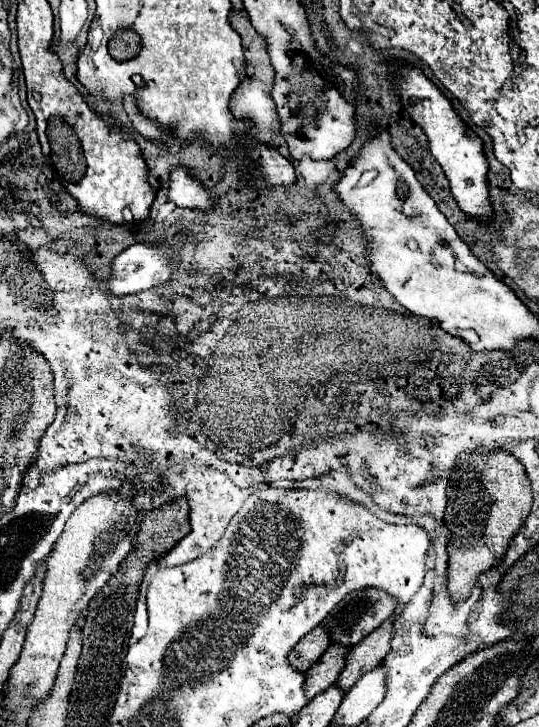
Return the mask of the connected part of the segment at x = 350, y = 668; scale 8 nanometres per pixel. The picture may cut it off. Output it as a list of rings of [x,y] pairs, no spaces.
[[[395,616],[389,618],[385,624],[381,624],[377,632],[371,632],[361,644],[357,644],[357,648],[351,648],[347,652],[345,668],[337,680],[337,686],[341,688],[341,692],[347,692],[349,688],[353,688],[359,676],[363,676],[365,672],[381,664],[383,656],[389,652],[389,642],[393,638],[393,620]]]

